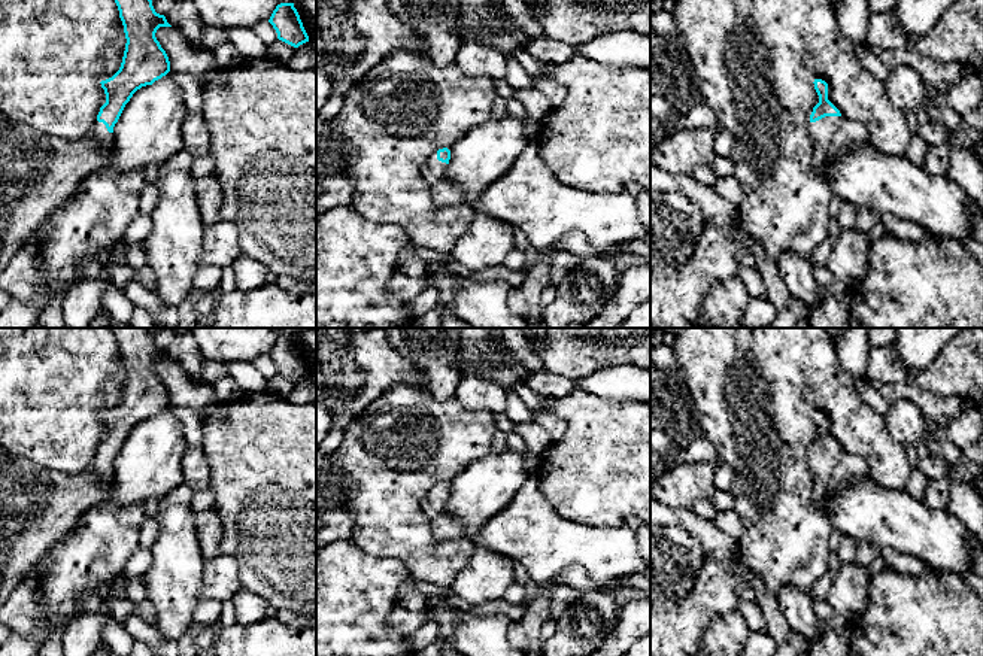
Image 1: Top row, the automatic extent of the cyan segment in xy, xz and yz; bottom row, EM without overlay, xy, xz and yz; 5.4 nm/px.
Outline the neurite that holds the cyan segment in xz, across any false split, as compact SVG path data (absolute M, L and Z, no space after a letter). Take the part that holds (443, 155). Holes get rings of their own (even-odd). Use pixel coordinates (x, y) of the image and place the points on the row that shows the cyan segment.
M447 148L434 152L422 165L421 171L424 179L433 185L446 177L450 151Z

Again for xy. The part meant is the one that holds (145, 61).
M115 0L115 3L127 43L119 70L100 82L106 103L100 107L91 136L79 142L43 136L7 121L0 113L0 274L48 215L76 191L87 174L103 164L104 151L115 140L113 127L133 94L170 72L169 57L155 37L160 27L172 27L166 16L155 12L152 0Z

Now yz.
M814 79L813 83L819 95L819 103L813 107L810 115L808 134L813 143L811 163L816 168L820 168L840 127L841 113L828 100L828 83L822 79Z

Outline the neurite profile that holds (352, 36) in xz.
M316 0L316 64L333 79L333 94L345 97L373 67L398 49L431 58L421 33L401 21L386 0Z

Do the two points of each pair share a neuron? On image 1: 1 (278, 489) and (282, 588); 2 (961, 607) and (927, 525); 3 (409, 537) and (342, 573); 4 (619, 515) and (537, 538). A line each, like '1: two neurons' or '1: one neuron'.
1: one neuron
2: two neurons
3: two neurons
4: two neurons

